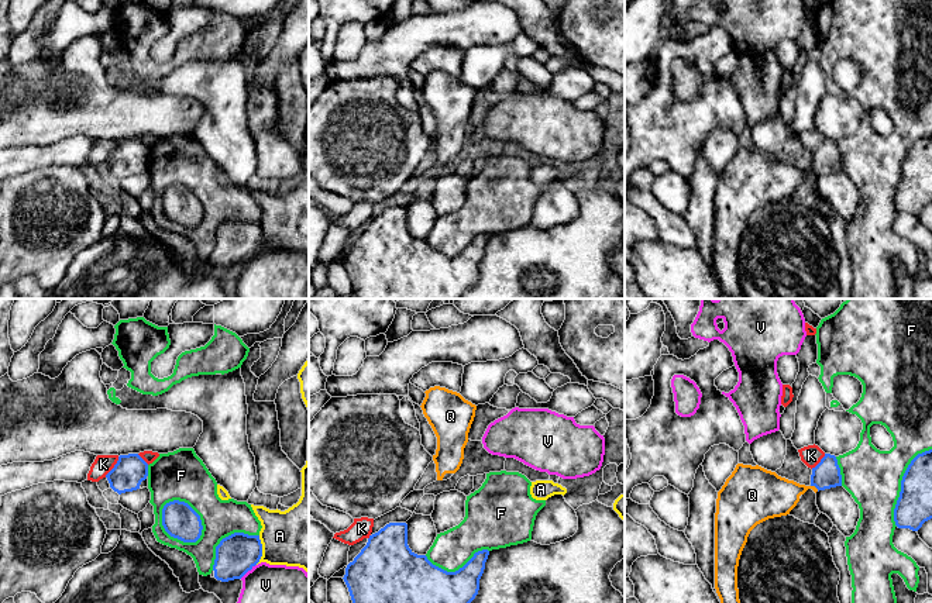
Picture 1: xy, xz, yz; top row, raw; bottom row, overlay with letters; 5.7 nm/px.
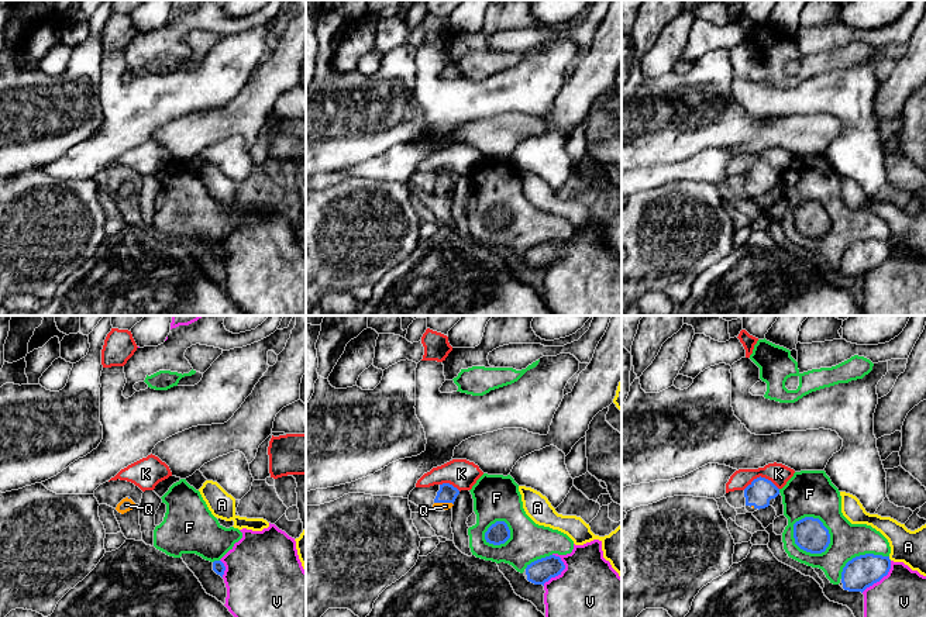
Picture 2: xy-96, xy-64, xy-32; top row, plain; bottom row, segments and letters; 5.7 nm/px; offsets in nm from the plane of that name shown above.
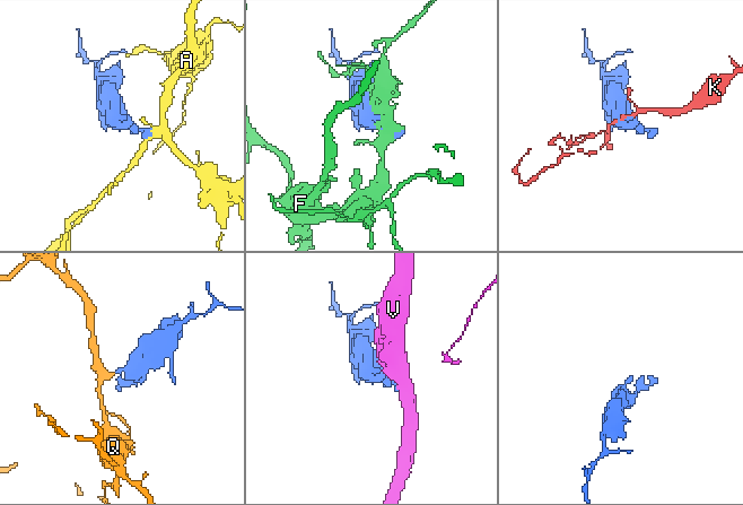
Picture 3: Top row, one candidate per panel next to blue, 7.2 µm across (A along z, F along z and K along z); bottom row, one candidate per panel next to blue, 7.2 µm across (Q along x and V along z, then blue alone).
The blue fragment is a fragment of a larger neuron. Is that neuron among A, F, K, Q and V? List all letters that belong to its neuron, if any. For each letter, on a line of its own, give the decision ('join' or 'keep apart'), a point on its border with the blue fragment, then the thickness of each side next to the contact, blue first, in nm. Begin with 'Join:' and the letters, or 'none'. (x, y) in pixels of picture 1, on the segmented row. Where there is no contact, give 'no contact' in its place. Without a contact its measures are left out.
Join: Q
A: keep apart | xy (261, 550) | 220/360 nm
F: keep apart | xy (167, 531) | 200/170 nm
K: keep apart | xy (114, 467) | 180/110 nm
Q: join | yz (815, 486) | 160/240 nm
V: keep apart | xy (247, 571) | 220/220 nm

